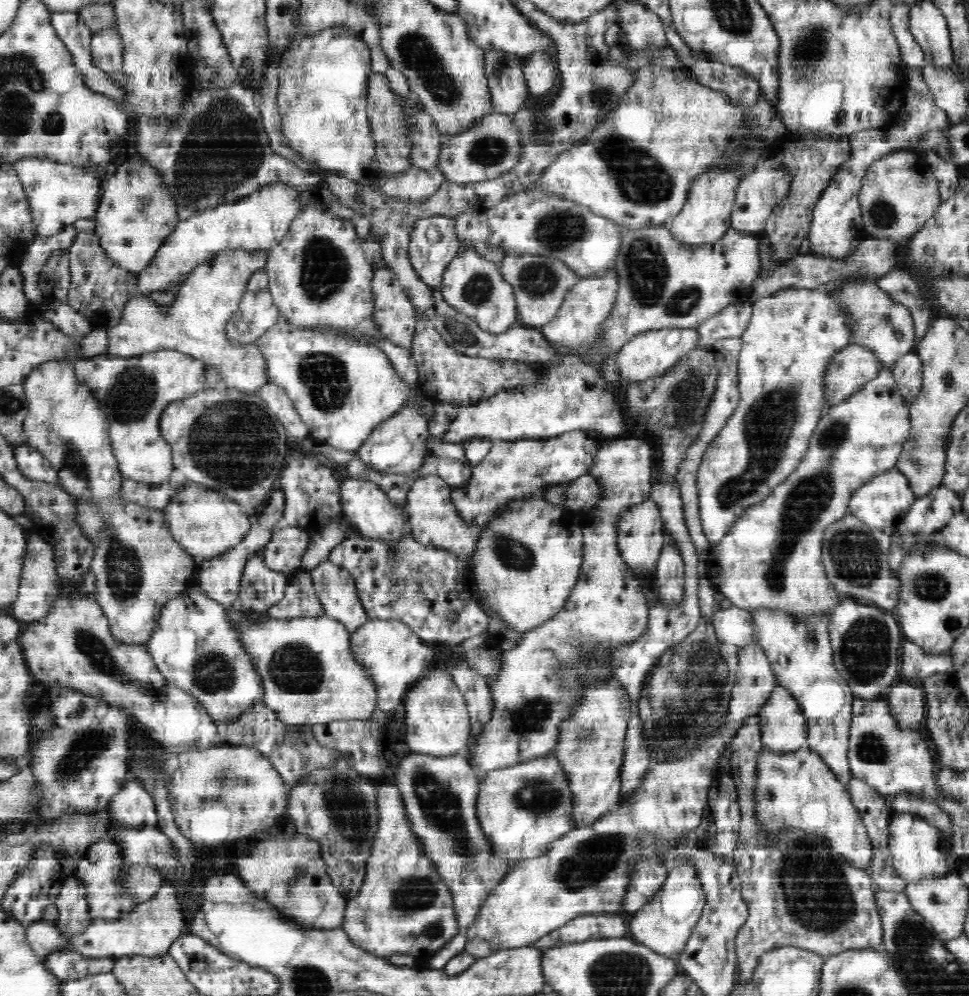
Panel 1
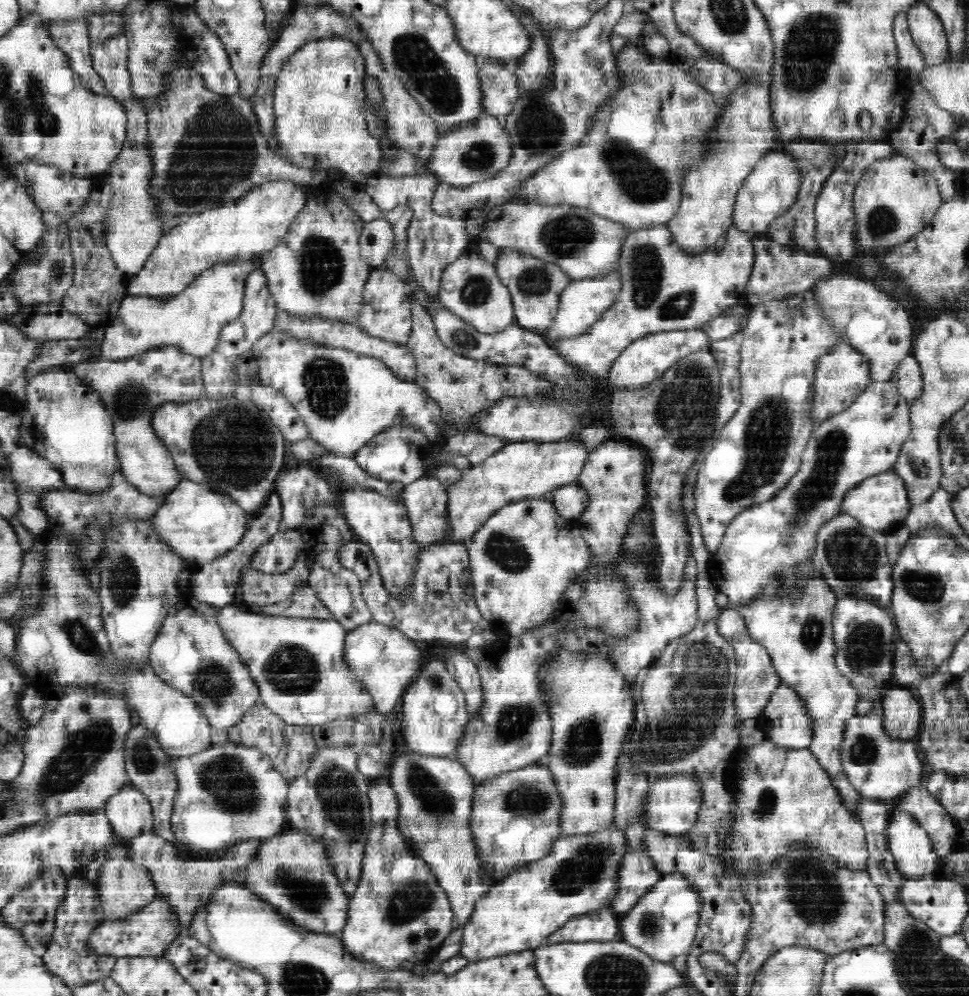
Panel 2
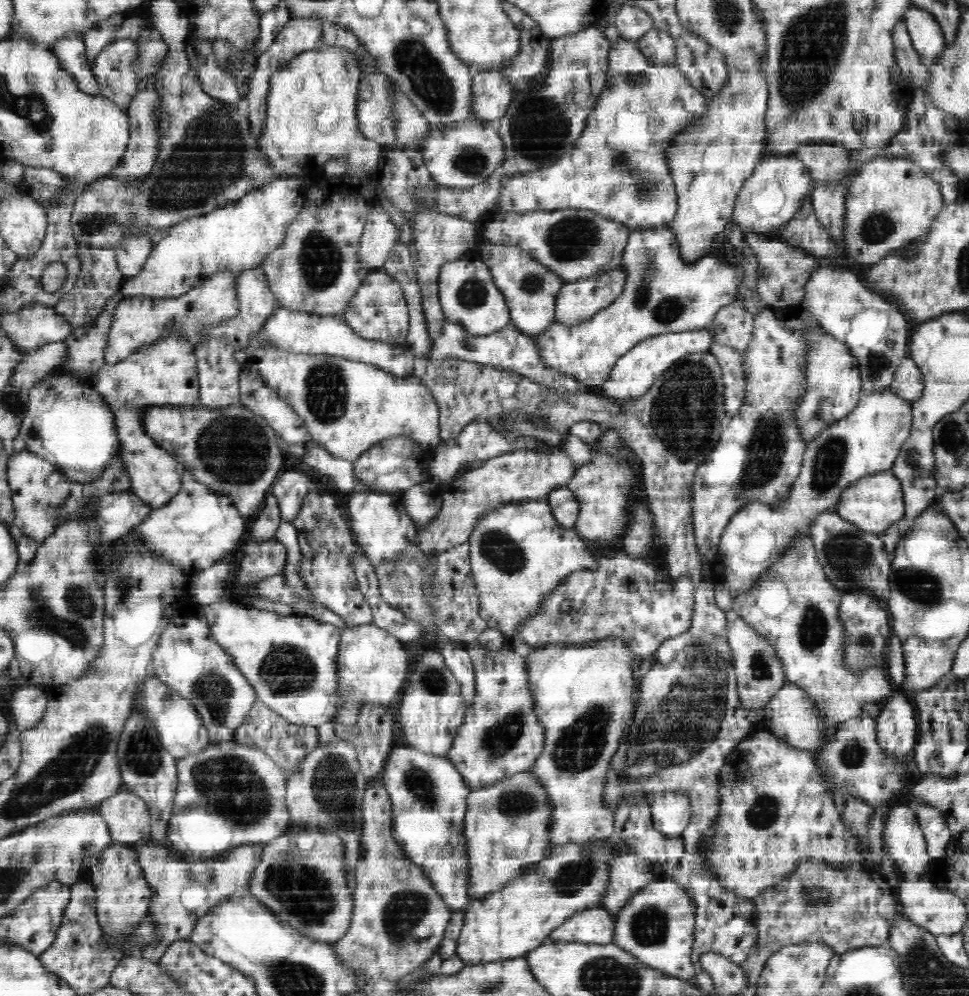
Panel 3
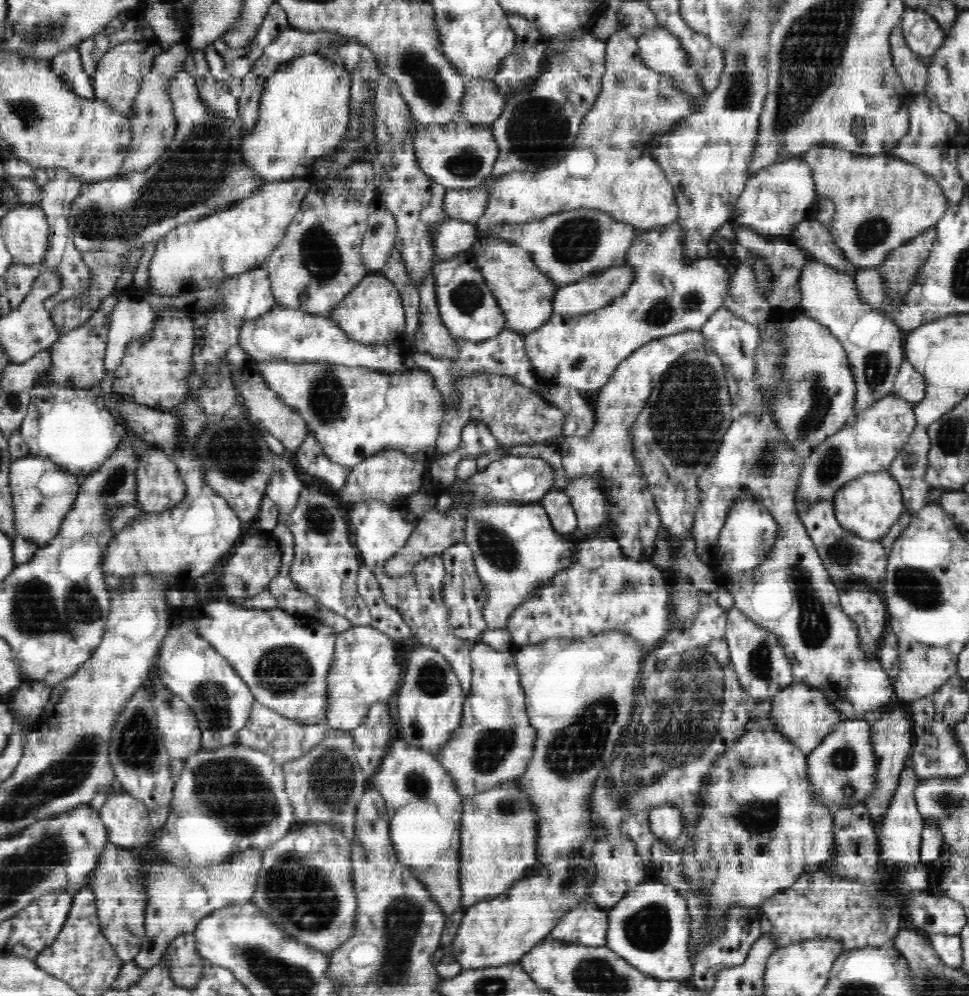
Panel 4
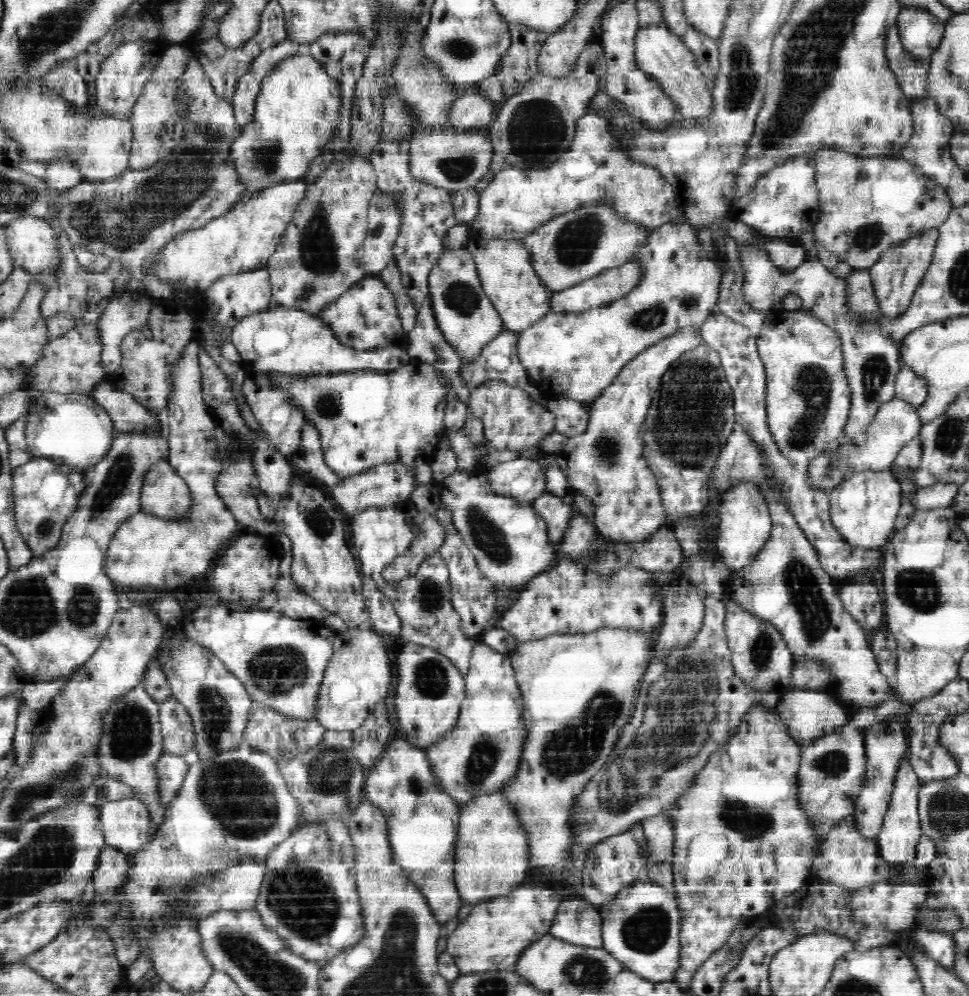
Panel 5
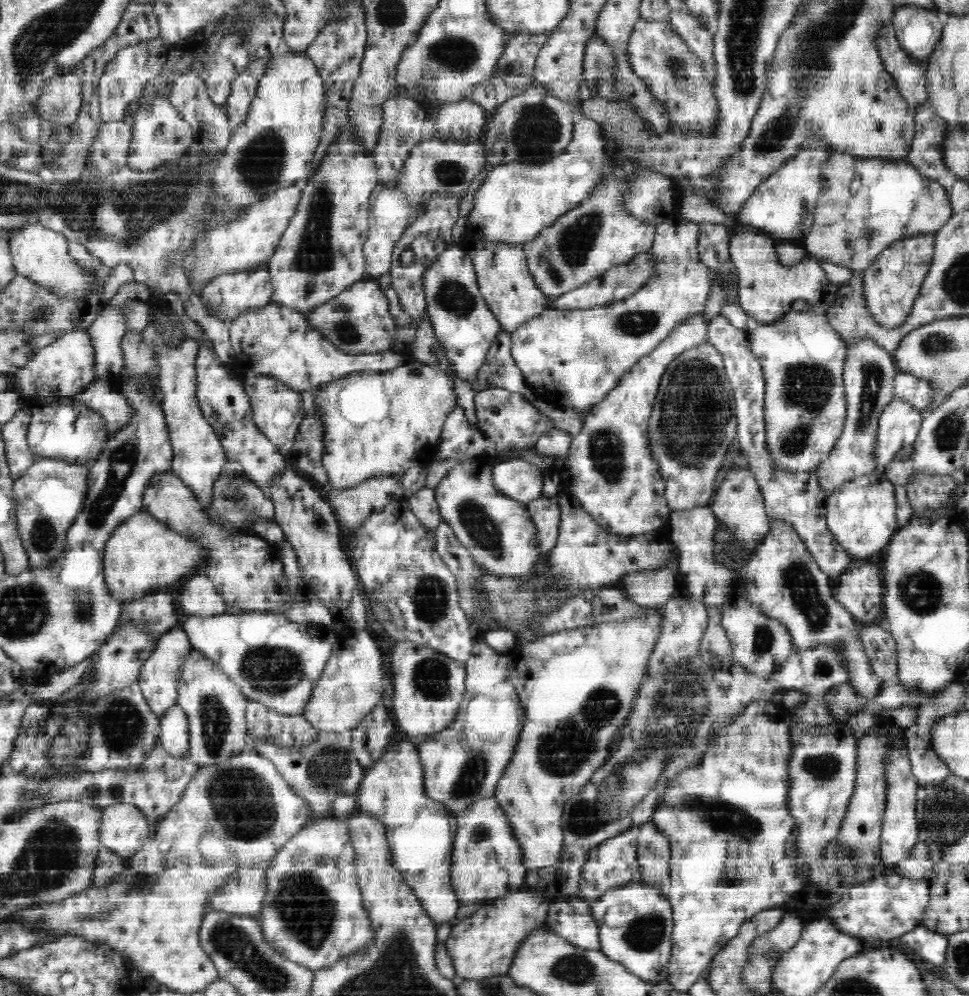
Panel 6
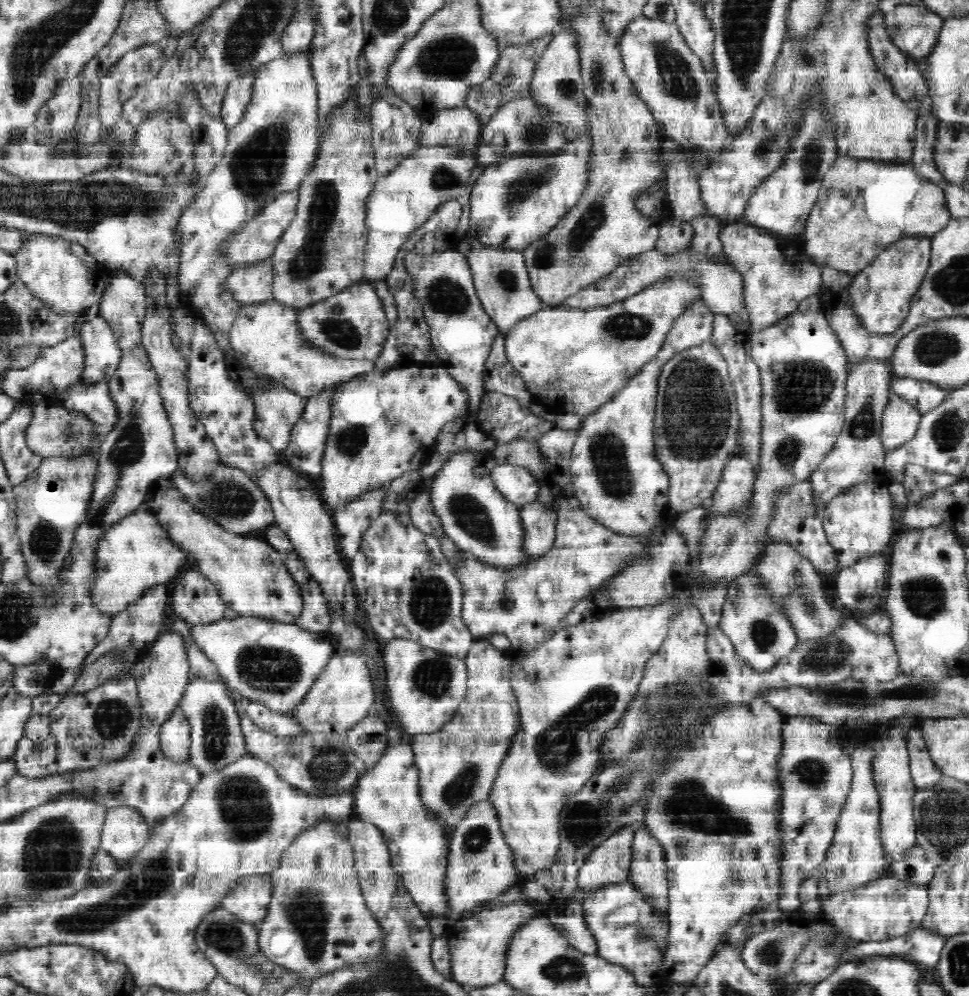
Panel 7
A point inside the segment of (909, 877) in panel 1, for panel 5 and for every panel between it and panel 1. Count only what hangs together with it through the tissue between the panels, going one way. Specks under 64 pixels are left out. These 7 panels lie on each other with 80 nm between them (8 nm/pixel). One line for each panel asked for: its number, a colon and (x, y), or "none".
2: (911, 848)
3: (905, 841)
4: (900, 833)
5: (901, 831)

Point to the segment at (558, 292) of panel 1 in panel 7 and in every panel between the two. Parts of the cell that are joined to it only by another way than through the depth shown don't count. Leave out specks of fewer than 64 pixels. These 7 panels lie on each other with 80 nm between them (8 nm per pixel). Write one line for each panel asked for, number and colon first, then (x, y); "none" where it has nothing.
2: (536, 286)
3: (531, 288)
4: (526, 295)
5: (504, 266)
6: (503, 275)
7: (500, 276)

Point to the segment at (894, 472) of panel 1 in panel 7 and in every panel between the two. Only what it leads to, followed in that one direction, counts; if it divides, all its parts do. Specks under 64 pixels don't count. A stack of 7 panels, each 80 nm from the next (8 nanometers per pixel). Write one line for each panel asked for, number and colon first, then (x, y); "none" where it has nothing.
2: (882, 500)
3: (875, 503)
4: (869, 505)
5: (864, 508)
6: (861, 514)
7: (859, 522)

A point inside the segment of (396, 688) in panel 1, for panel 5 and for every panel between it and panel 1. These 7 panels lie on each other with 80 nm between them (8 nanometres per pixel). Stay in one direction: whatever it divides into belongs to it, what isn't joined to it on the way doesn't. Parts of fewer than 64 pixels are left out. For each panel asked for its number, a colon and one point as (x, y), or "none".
2: (384, 659)
3: (373, 664)
4: (366, 669)
5: (358, 675)

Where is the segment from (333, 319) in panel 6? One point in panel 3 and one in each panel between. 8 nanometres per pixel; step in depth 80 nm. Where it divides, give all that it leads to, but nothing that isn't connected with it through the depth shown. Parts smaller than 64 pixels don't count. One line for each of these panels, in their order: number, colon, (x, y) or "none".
3: (379, 312)
4: (372, 313)
5: (365, 317)

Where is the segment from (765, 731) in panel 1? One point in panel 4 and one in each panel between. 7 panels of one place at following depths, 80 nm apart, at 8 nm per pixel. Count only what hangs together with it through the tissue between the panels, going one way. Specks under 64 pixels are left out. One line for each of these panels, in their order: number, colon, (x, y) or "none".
2: (784, 720)
3: (790, 716)
4: (803, 715)

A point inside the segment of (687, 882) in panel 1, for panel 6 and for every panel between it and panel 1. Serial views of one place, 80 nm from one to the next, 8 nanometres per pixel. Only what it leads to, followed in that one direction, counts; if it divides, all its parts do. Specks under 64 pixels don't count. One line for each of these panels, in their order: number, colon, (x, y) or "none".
2: (663, 924)
3: (658, 924)
4: (650, 928)
5: (642, 924)
6: (635, 922)

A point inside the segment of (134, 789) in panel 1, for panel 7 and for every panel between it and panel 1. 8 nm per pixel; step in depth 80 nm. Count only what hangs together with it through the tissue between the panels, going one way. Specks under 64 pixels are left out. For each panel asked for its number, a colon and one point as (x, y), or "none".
2: (129, 812)
3: (128, 819)
4: (126, 819)
5: (126, 824)
6: (124, 829)
7: (125, 832)

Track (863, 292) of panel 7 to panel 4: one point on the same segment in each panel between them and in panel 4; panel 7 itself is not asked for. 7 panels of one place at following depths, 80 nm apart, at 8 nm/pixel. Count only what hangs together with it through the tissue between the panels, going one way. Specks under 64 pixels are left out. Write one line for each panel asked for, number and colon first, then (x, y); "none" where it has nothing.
4: (899, 267)
5: (897, 274)
6: (892, 283)

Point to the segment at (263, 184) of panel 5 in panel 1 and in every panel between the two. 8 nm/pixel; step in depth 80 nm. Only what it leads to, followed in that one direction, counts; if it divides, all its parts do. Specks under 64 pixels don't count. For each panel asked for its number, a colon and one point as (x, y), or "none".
1: (322, 96)
2: (319, 102)
3: (311, 118)
4: (304, 111)

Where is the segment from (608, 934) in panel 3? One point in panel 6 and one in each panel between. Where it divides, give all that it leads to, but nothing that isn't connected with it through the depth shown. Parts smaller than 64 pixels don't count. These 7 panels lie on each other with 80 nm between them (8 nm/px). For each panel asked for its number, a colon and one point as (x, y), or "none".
4: (588, 924)
5: (578, 922)
6: (571, 918)

